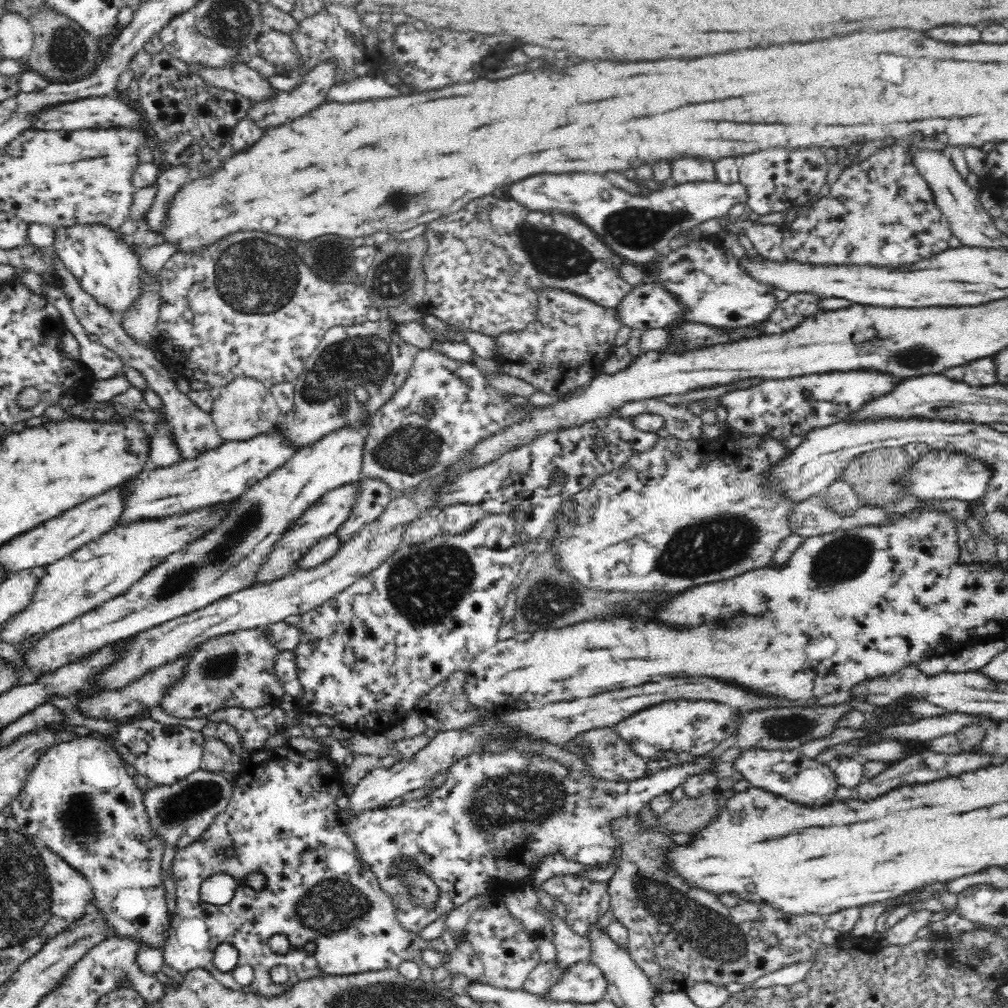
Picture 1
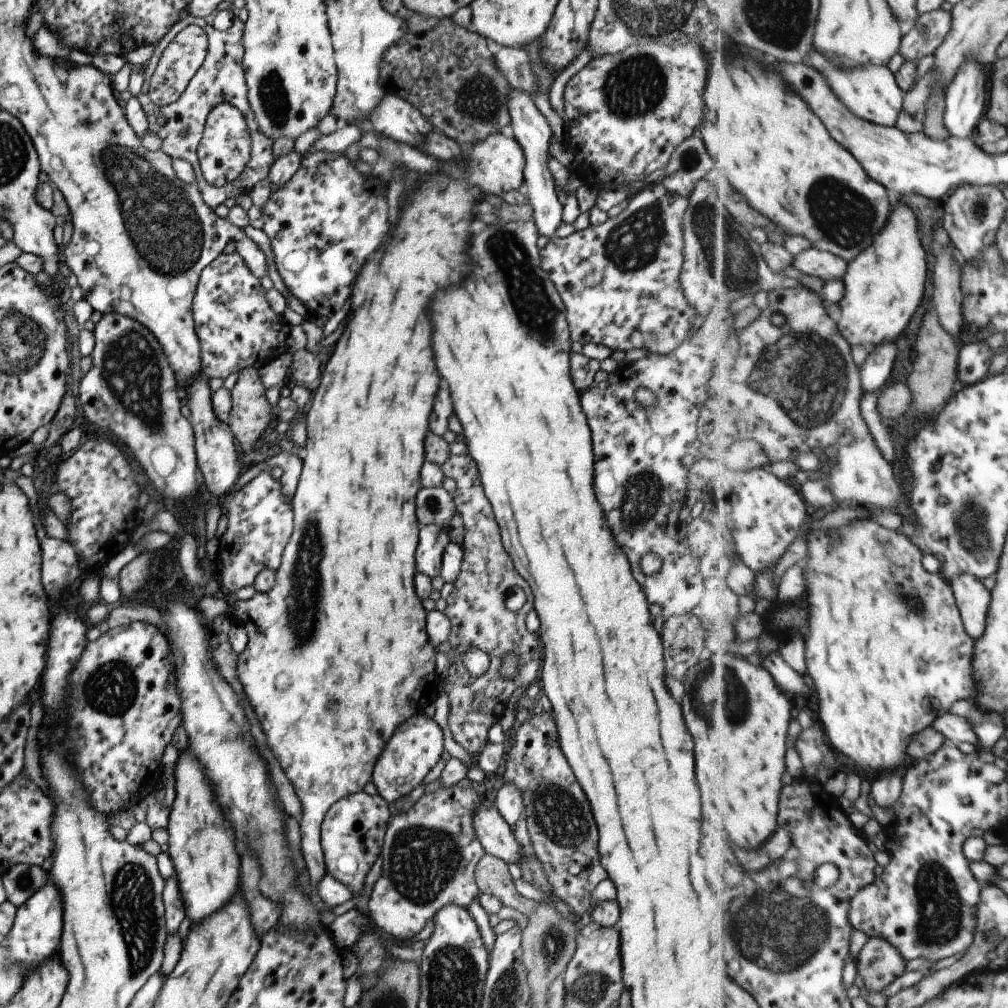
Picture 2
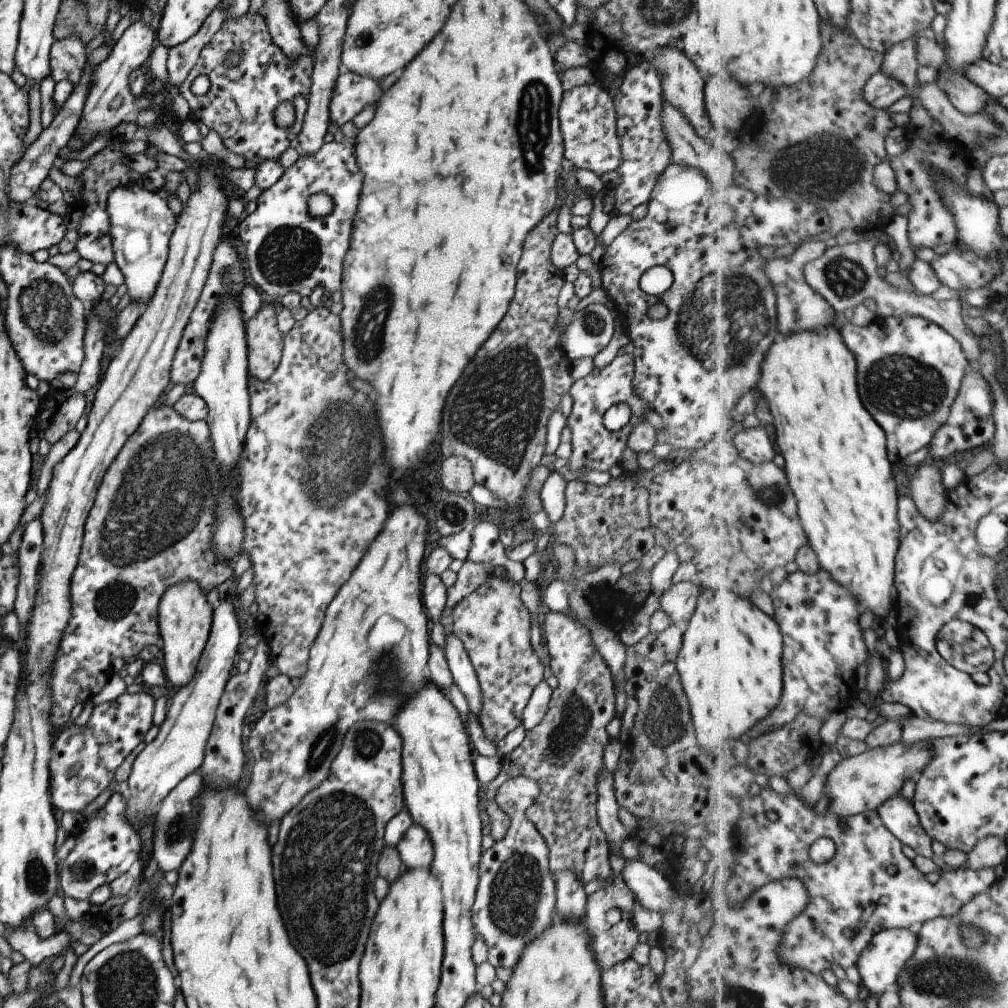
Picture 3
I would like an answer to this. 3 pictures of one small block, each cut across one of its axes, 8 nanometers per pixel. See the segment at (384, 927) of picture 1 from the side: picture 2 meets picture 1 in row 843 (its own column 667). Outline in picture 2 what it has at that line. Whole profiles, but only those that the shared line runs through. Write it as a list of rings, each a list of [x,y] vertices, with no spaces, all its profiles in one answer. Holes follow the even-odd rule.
[[[660,183],[645,184],[644,187],[633,196],[627,198],[626,206],[615,217],[607,218],[601,225],[589,225],[581,232],[574,231],[566,238],[551,238],[545,248],[538,252],[540,259],[540,268],[547,274],[547,278],[553,284],[555,291],[561,298],[566,322],[569,328],[570,342],[578,342],[579,344],[586,345],[588,343],[601,344],[611,351],[627,351],[633,348],[645,348],[648,353],[663,355],[674,350],[686,340],[692,329],[696,327],[693,324],[695,320],[694,309],[687,303],[684,298],[681,286],[678,282],[680,269],[682,266],[682,219],[688,204],[688,200],[674,195],[669,195]]]

